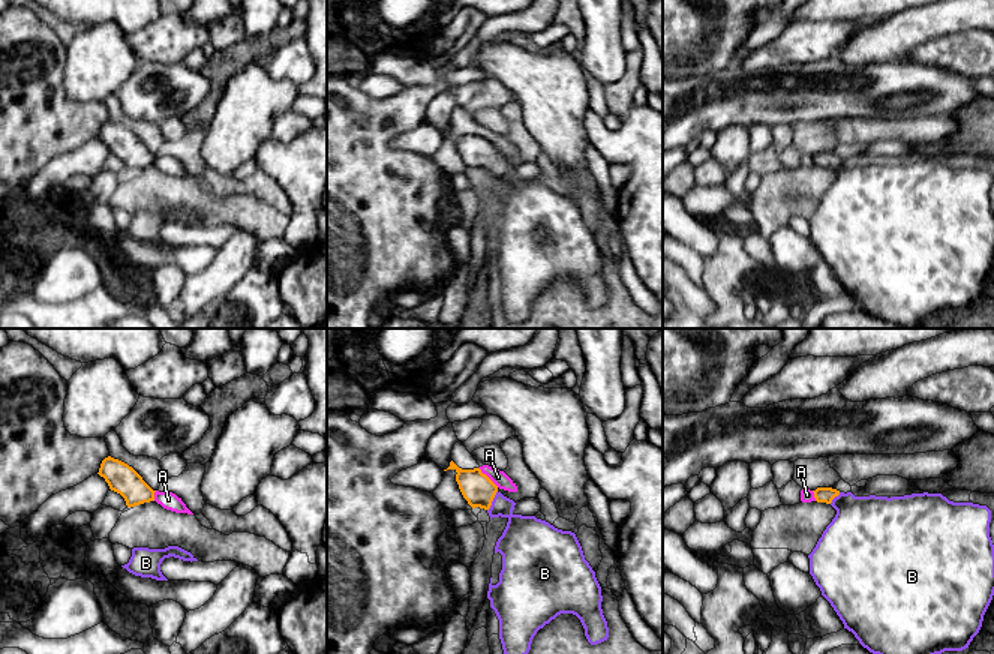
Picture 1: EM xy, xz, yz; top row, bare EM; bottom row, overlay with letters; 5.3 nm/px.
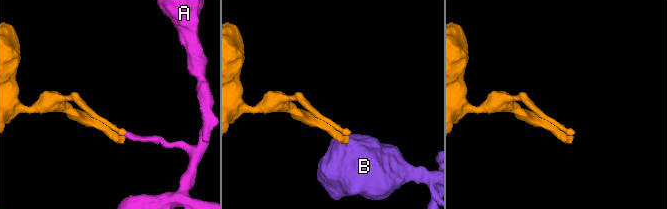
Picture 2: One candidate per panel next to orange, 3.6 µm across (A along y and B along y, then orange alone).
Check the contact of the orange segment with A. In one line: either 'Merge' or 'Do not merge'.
Do not merge

